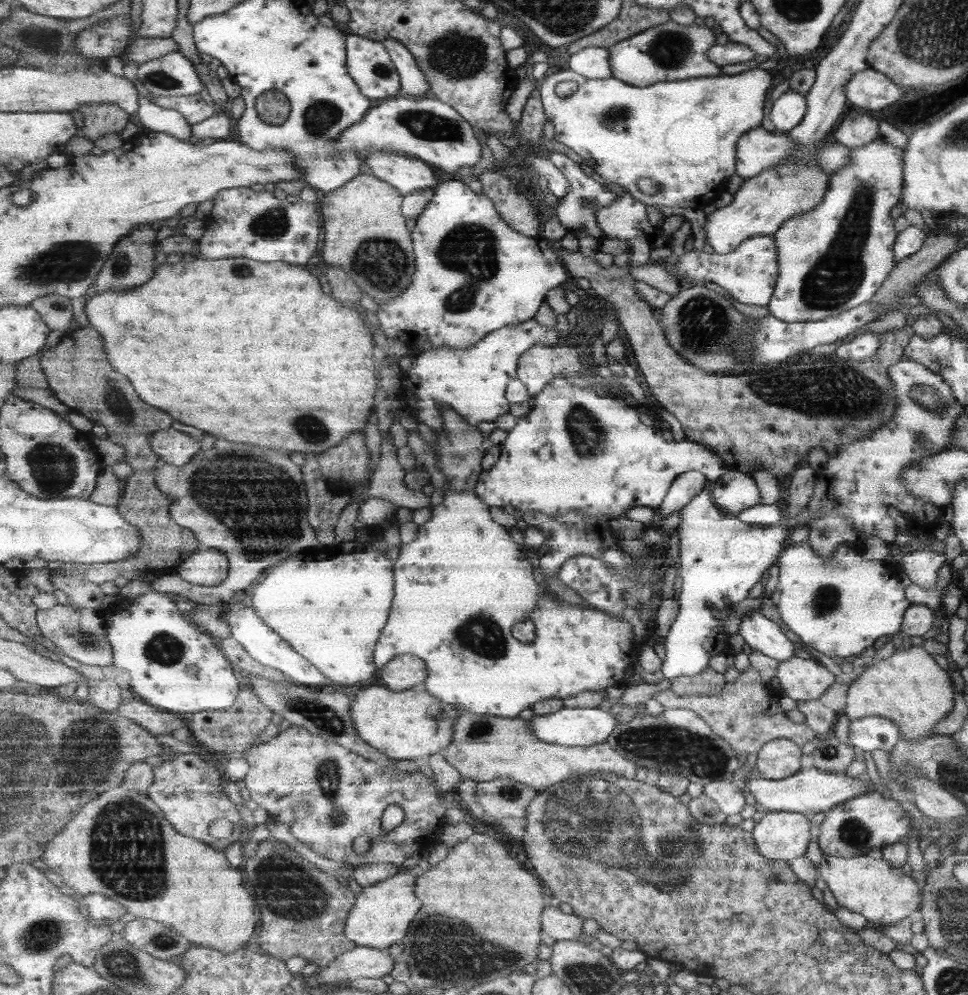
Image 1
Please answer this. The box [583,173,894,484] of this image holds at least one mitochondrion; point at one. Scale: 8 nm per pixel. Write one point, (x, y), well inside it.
(835, 391)

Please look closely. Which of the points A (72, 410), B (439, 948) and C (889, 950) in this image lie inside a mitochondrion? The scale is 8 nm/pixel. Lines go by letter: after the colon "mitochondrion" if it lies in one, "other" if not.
A: other
B: mitochondrion
C: other

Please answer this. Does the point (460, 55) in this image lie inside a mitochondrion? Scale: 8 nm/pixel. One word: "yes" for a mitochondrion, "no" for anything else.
yes

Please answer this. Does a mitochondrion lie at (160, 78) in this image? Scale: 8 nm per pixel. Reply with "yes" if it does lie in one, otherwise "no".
yes

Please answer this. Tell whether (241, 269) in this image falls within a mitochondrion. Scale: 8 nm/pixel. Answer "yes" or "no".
yes

